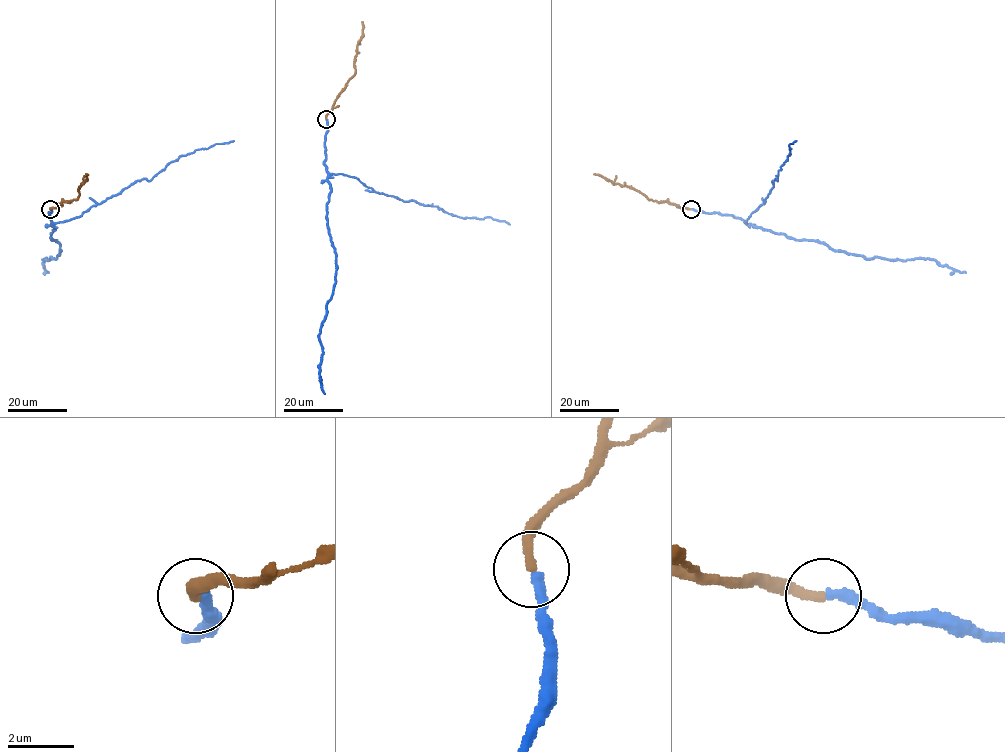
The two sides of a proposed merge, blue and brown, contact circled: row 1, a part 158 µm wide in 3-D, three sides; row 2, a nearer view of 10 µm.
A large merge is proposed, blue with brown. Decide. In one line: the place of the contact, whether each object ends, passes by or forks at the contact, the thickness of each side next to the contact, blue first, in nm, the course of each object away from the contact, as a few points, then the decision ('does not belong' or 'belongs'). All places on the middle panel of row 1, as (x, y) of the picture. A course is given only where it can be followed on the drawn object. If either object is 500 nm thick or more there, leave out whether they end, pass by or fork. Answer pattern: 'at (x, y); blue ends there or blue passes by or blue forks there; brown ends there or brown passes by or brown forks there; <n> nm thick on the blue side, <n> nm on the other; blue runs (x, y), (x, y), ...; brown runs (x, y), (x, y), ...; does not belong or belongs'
at (326, 119); blue ends there; brown ends there; 320 nm thick on the blue side, 280 nm on the other; blue runs (326, 119), (324, 165), (330, 186), (326, 222), (336, 271), (319, 336), (322, 349), (319, 377), (325, 394); brown runs (326, 119), (337, 96), (355, 74), (362, 21); belongs

